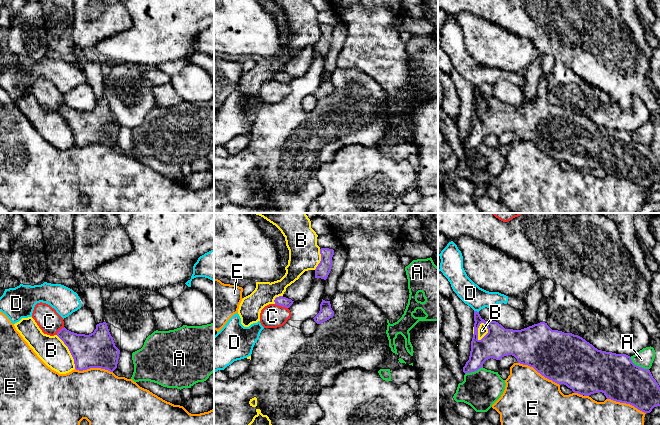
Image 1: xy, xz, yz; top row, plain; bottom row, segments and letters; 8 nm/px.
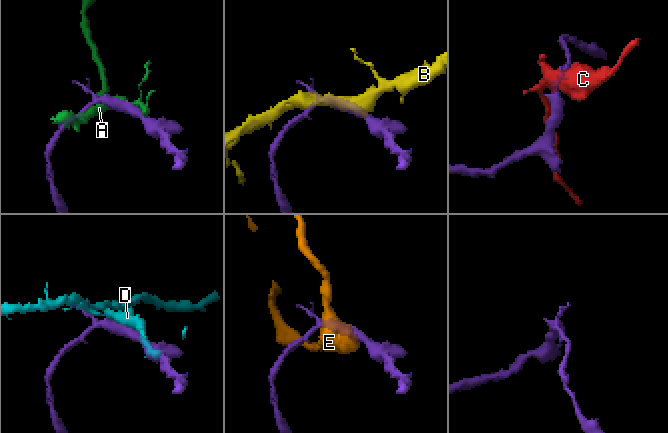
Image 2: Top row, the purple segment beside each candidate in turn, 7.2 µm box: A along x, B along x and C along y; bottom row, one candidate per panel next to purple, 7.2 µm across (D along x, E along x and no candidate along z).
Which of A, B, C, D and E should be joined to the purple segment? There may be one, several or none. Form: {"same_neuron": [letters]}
{"same_neuron": []}

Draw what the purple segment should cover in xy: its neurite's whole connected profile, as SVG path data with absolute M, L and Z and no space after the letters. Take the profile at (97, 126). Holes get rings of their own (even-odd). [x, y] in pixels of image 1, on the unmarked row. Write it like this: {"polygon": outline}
{"polygon": "M99 99L89 111L77 110L65 103L57 112L68 123L79 147L101 144L113 148L117 144L120 126L115 122L107 99Z"}

